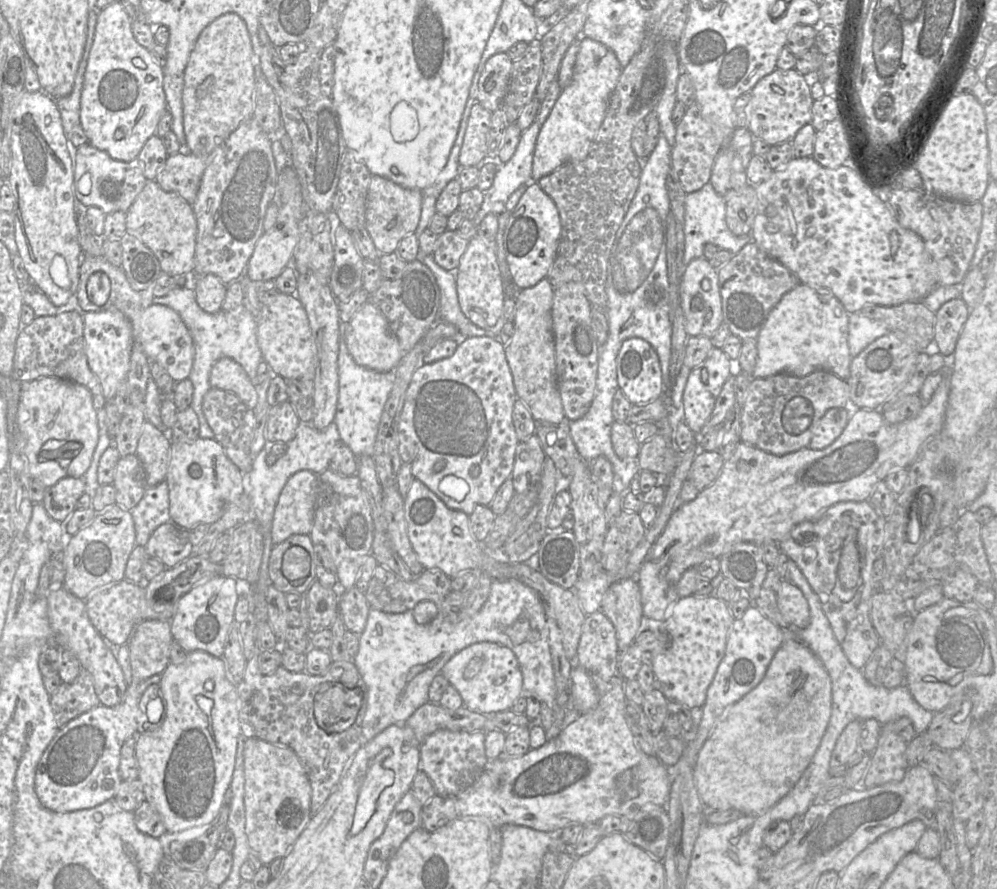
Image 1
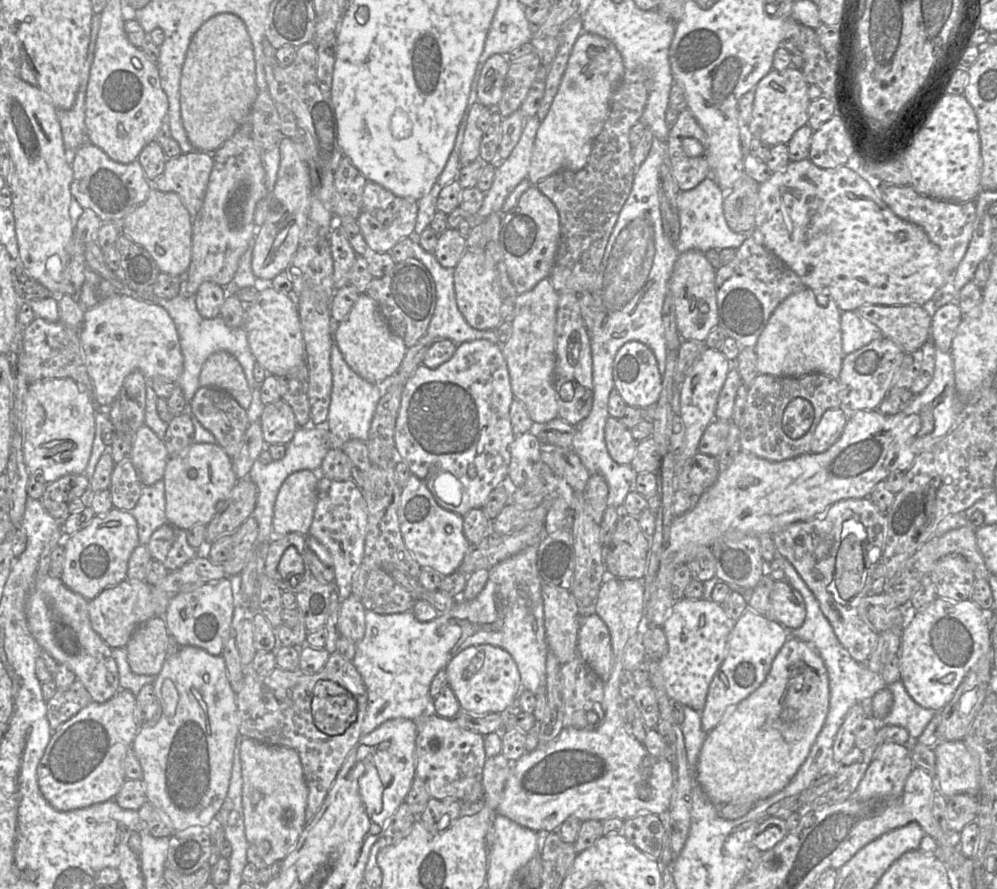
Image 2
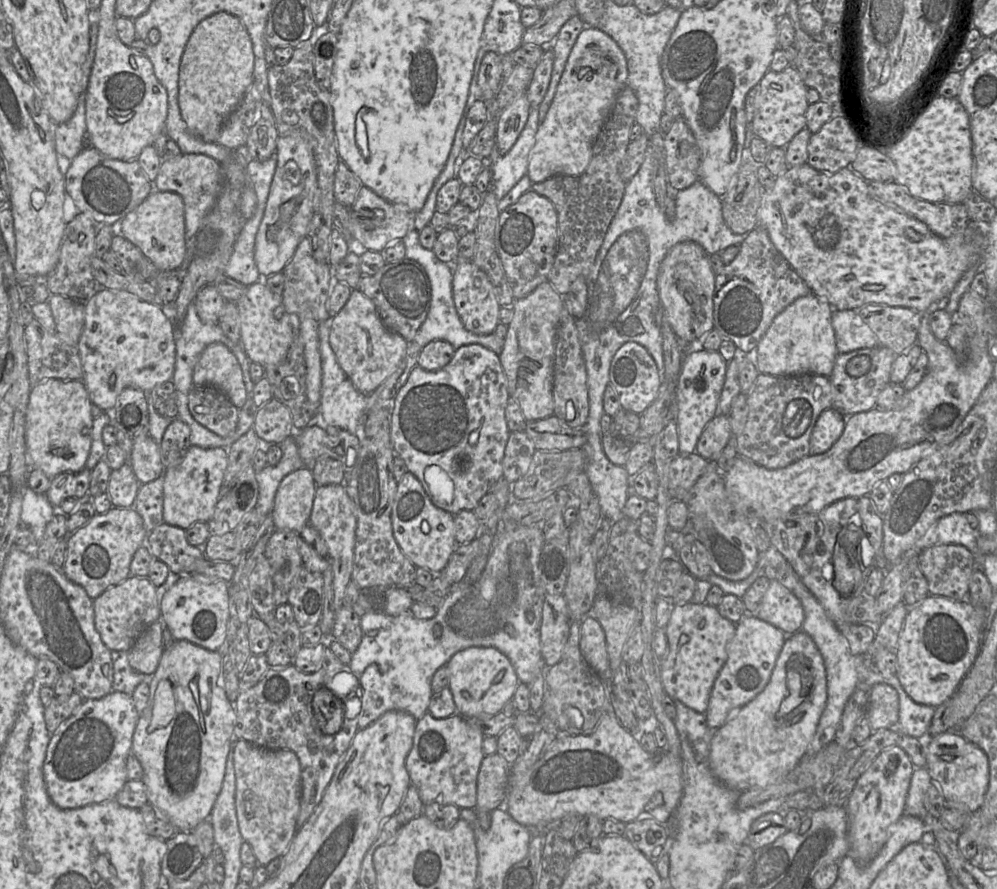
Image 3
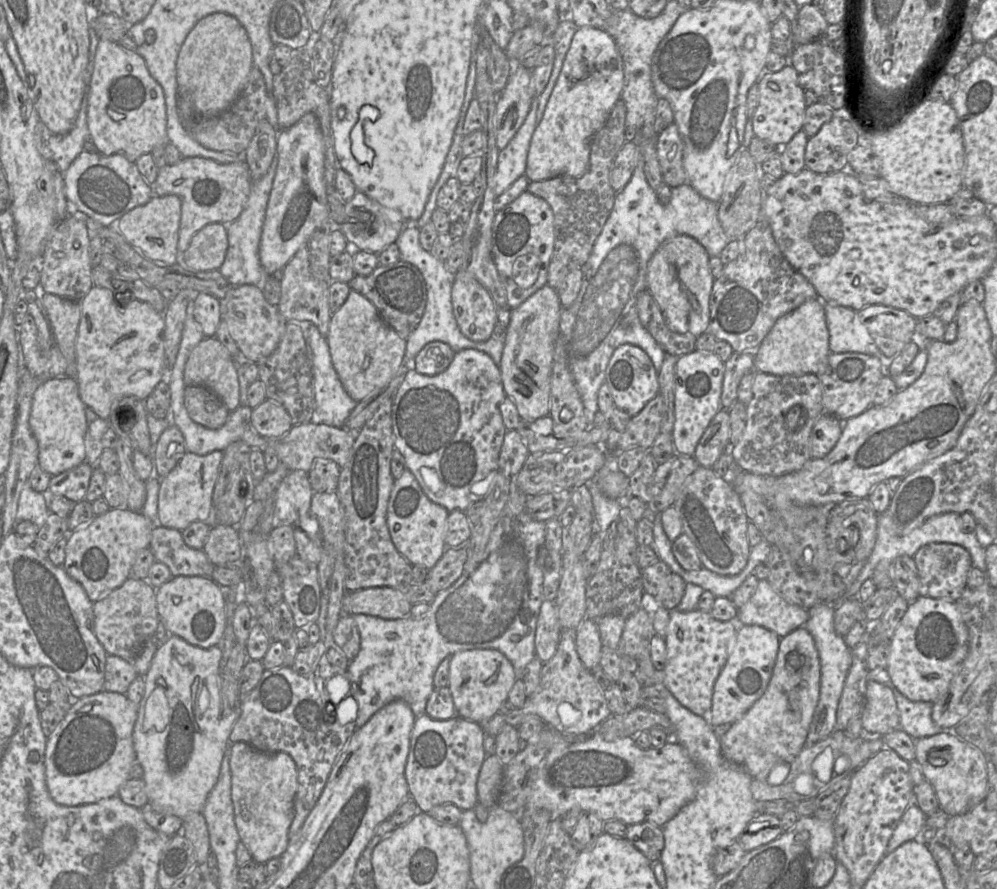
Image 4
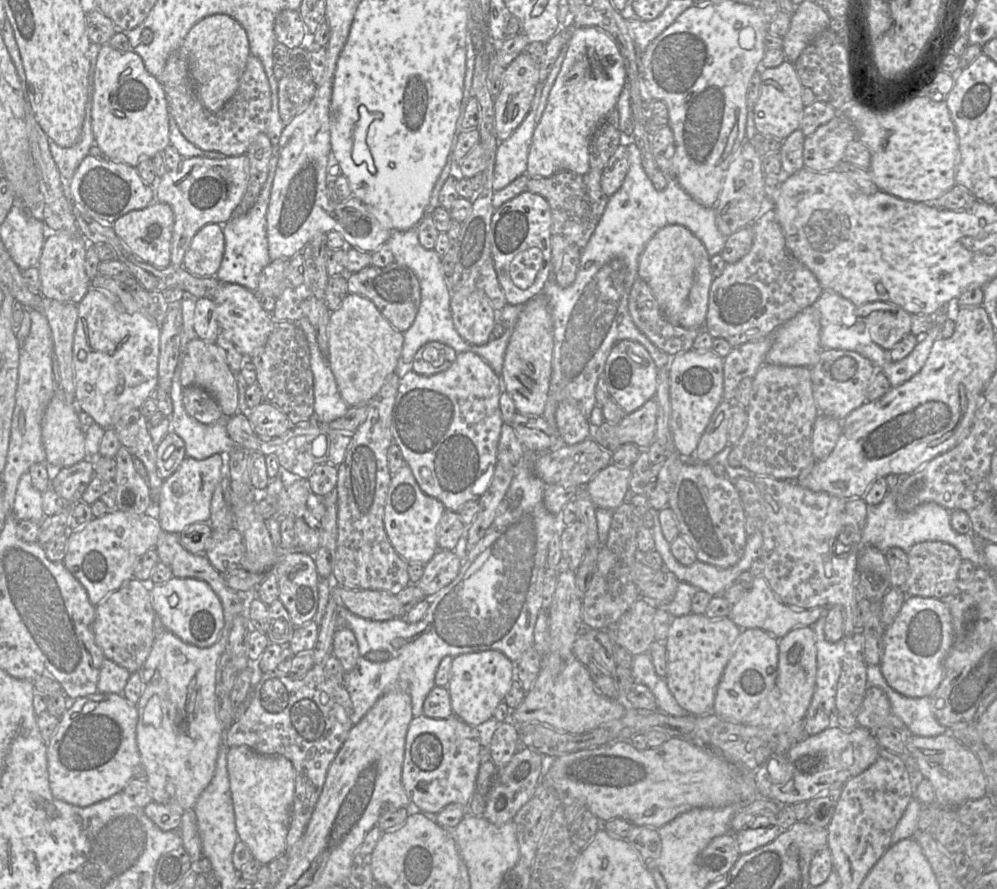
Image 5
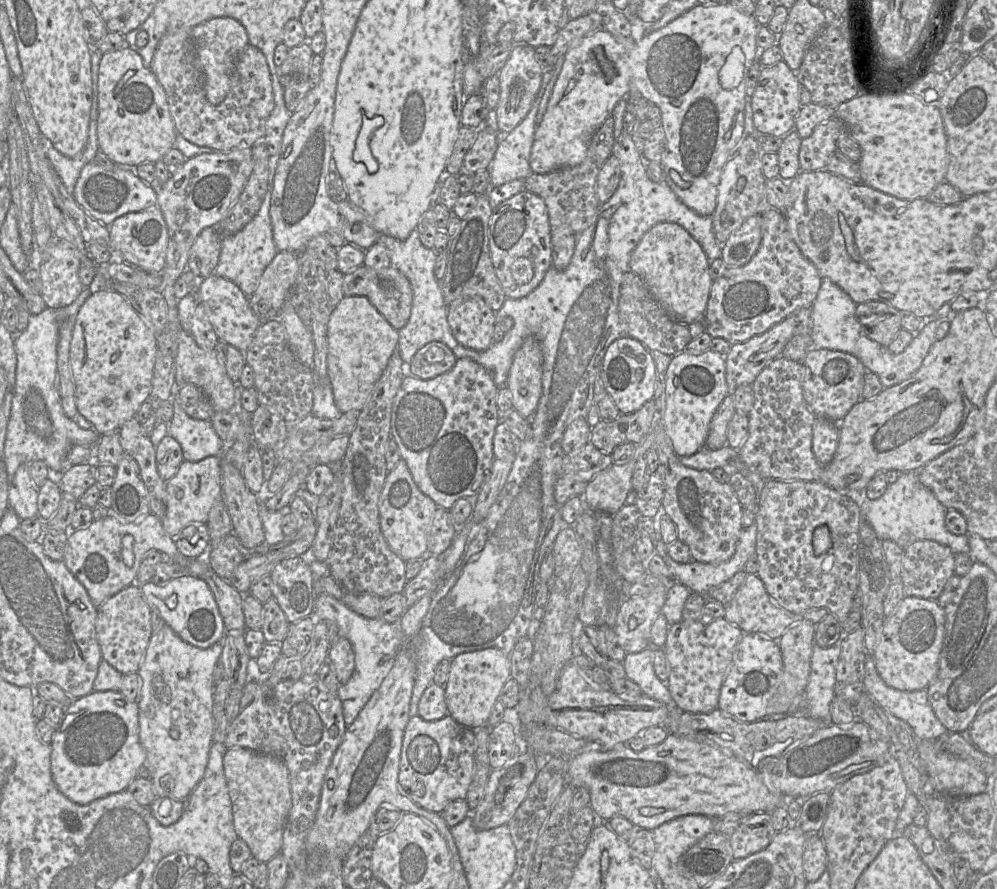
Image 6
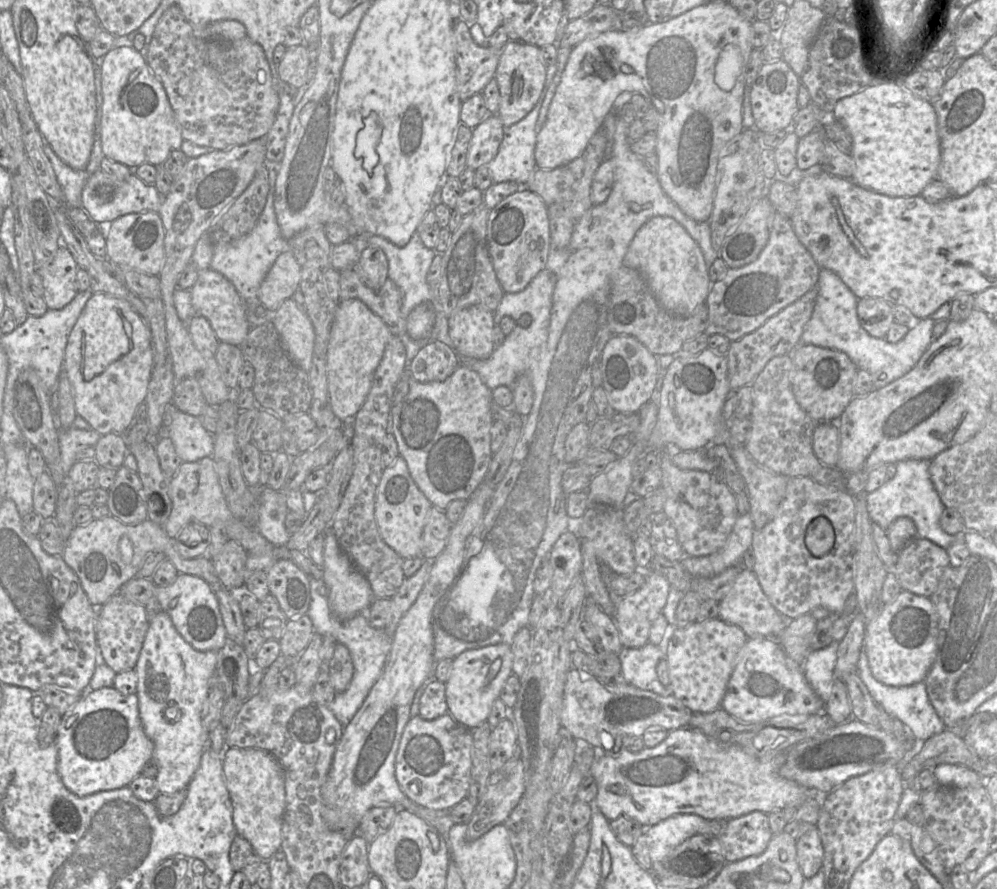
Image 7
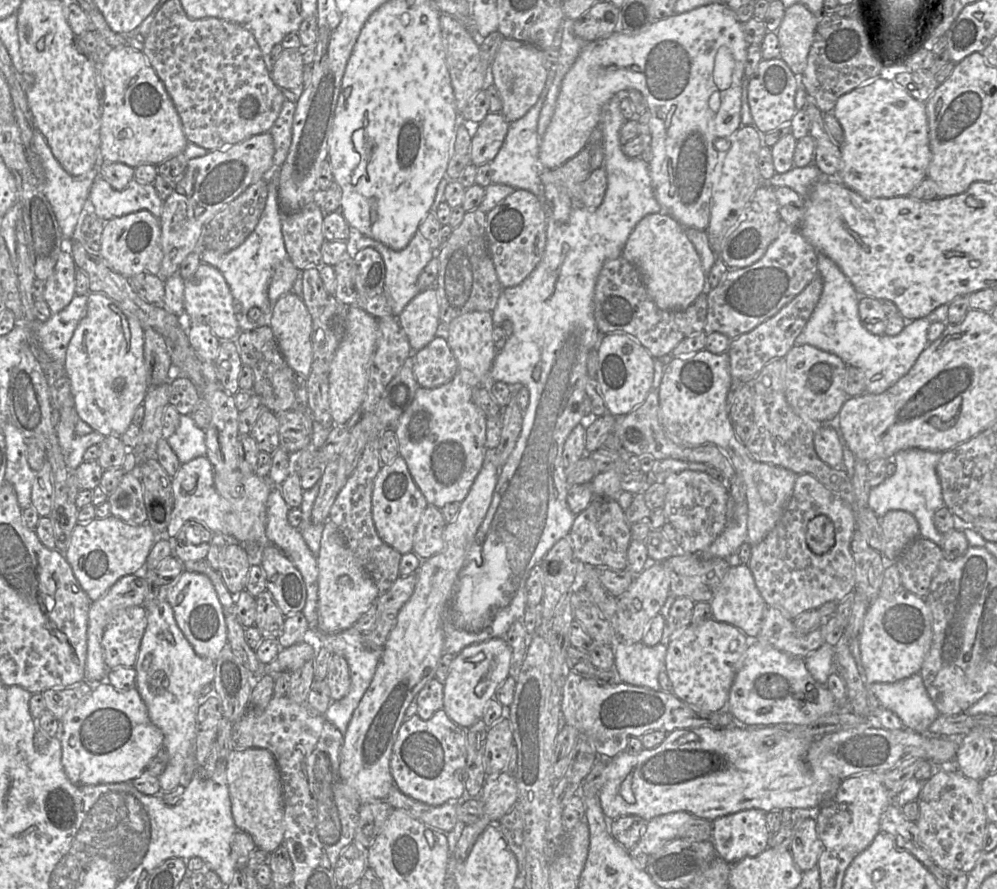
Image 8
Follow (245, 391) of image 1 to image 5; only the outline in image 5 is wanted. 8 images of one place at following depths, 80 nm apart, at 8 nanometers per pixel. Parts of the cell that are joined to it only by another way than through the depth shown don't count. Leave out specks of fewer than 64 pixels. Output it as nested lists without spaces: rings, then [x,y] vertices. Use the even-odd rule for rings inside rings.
[[[198,338],[191,340],[182,353],[180,382],[183,388],[199,386],[208,391],[220,406],[224,416],[238,413],[238,387],[230,370],[224,351],[215,343]]]

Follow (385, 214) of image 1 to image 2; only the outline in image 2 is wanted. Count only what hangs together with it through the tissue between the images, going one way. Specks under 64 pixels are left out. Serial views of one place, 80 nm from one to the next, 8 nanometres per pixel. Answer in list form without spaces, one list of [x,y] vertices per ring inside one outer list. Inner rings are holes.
[[[367,181],[362,207],[357,224],[361,230],[369,252],[389,252],[400,240],[412,237],[418,215],[418,201],[394,195],[379,184]]]

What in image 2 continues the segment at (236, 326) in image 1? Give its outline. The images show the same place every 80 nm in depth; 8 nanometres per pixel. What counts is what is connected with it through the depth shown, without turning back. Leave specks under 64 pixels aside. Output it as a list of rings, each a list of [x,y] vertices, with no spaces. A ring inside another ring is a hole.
[[[179,294],[177,297],[168,300],[156,298],[150,303],[160,305],[168,312],[174,321],[178,332],[184,360],[184,368],[180,378],[177,381],[177,386],[182,389],[186,401],[183,413],[187,414],[191,418],[194,425],[194,442],[212,444],[217,443],[215,437],[201,425],[193,414],[190,407],[190,402],[196,391],[200,388],[199,376],[203,364],[209,356],[218,351],[225,351],[231,354],[242,366],[252,394],[251,404],[246,410],[248,420],[250,424],[259,421],[265,405],[260,399],[260,384],[258,384],[254,379],[253,370],[256,364],[256,359],[250,350],[246,330],[243,327],[236,329],[227,327],[220,316],[213,319],[203,318],[197,311],[196,298],[194,295]]]

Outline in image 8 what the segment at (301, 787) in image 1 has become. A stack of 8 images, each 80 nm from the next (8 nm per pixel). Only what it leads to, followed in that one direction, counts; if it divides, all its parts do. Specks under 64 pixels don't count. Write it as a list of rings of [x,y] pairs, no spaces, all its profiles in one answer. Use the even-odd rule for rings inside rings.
[[[264,748],[233,749],[225,760],[231,812],[238,831],[248,833],[257,848],[271,854],[283,844],[284,798],[274,756]]]

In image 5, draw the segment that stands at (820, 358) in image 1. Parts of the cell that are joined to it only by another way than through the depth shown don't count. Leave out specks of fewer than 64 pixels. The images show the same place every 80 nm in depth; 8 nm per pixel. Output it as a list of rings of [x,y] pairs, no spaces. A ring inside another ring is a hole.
[[[812,306],[779,326],[765,363],[789,367],[813,367],[820,359],[820,317]]]

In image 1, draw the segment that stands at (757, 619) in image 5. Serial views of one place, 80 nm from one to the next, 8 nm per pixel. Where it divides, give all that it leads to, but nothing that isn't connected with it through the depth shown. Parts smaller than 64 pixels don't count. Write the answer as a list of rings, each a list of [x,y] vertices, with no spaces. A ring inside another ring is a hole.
[[[782,580],[777,594],[779,610],[795,629],[804,629],[810,623],[810,610],[808,602],[802,591],[792,582]]]

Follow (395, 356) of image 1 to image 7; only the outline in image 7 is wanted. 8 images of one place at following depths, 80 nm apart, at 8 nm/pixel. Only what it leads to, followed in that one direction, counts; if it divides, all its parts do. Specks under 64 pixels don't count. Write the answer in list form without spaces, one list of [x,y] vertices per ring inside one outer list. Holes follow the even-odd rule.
[[[347,299],[338,302],[328,343],[327,379],[329,405],[339,420],[352,421],[364,404],[392,335],[385,322],[362,301]]]

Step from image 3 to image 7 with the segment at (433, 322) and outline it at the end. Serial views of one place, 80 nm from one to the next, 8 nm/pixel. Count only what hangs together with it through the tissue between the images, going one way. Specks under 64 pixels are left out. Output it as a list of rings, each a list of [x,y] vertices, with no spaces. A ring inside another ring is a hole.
[[[415,232],[410,241],[404,247],[398,247],[389,240],[377,235],[365,235],[365,237],[354,237],[353,240],[360,244],[360,253],[363,249],[369,246],[379,247],[388,259],[388,278],[391,279],[401,290],[402,305],[400,311],[400,318],[395,327],[390,328],[393,335],[397,335],[402,341],[406,349],[406,361],[409,364],[417,355],[419,350],[428,343],[438,340],[443,342],[454,350],[454,343],[449,335],[449,318],[444,314],[441,304],[438,301],[438,290],[434,290],[427,282],[427,274],[432,261],[437,254],[433,249],[427,248],[419,234]],[[429,302],[433,305],[435,310],[435,324],[431,335],[426,340],[413,340],[406,331],[406,320],[410,312],[419,304]]]

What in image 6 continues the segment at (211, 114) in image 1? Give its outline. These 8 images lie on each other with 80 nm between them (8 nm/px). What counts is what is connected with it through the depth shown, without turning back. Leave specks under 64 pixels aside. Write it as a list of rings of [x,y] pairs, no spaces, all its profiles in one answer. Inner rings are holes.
[[[214,17],[192,28],[190,32],[198,66],[202,72],[206,98],[212,105],[221,104],[231,89],[231,74],[249,43],[245,27],[231,17]]]

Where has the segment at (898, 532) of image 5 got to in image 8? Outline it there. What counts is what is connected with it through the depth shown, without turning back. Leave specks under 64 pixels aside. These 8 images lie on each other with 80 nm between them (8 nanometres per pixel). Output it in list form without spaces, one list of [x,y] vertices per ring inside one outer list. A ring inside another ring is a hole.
[[[909,448],[898,451],[893,456],[893,462],[896,471],[892,476],[887,476],[885,480],[878,486],[871,488],[868,496],[868,507],[881,518],[890,510],[901,510],[912,514],[919,525],[919,537],[923,537],[933,541],[939,547],[943,543],[943,534],[940,533],[933,521],[934,514],[937,510],[945,506],[942,496],[941,484],[936,473],[936,466],[941,457],[942,452],[922,450],[919,448]]]

